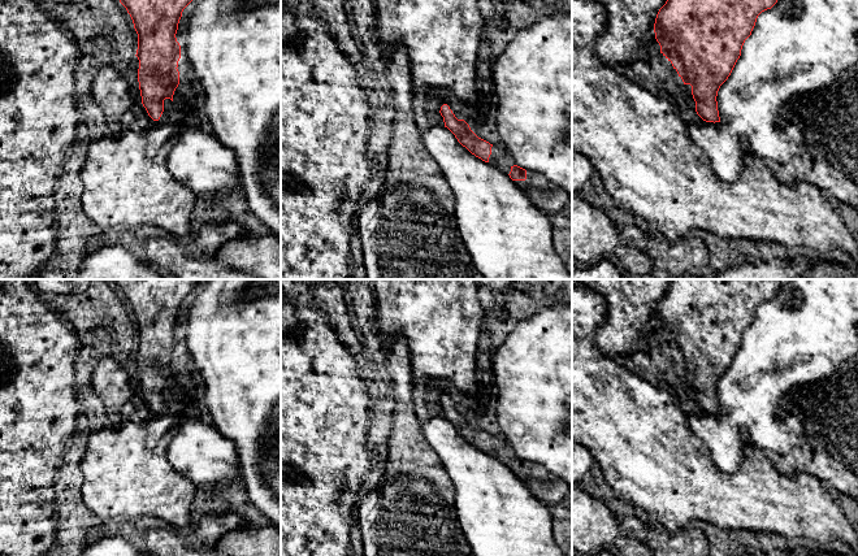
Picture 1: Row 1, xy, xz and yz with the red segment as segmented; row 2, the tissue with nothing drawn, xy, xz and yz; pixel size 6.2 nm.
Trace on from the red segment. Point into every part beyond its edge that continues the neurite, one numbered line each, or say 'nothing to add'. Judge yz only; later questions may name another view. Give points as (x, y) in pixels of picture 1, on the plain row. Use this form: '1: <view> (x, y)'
nothing to add

